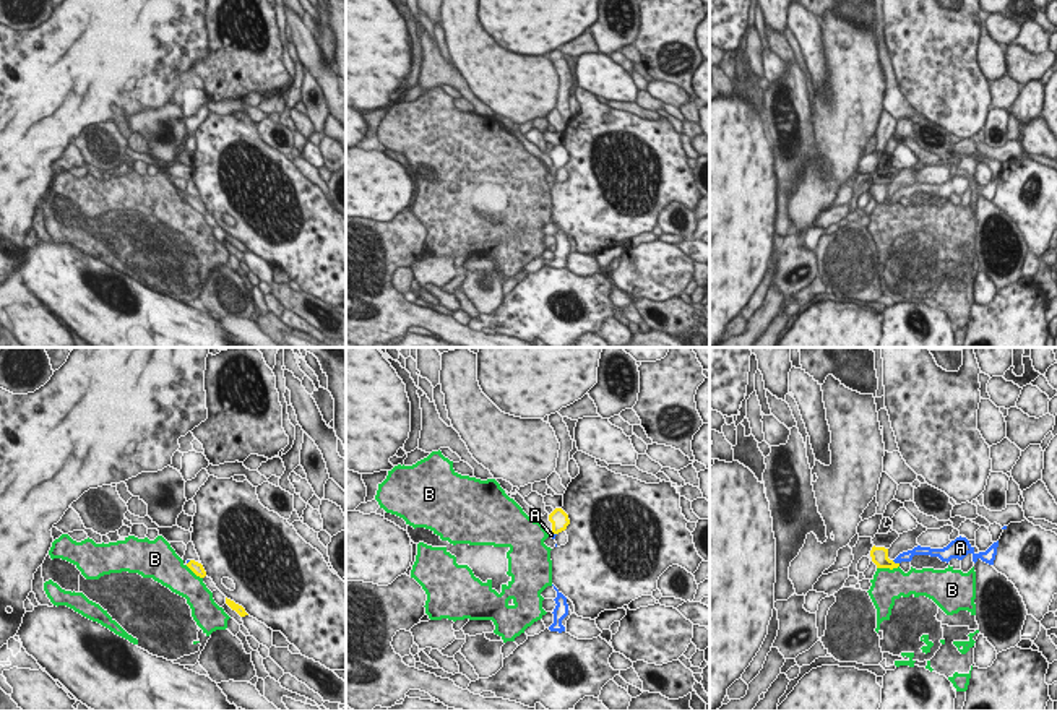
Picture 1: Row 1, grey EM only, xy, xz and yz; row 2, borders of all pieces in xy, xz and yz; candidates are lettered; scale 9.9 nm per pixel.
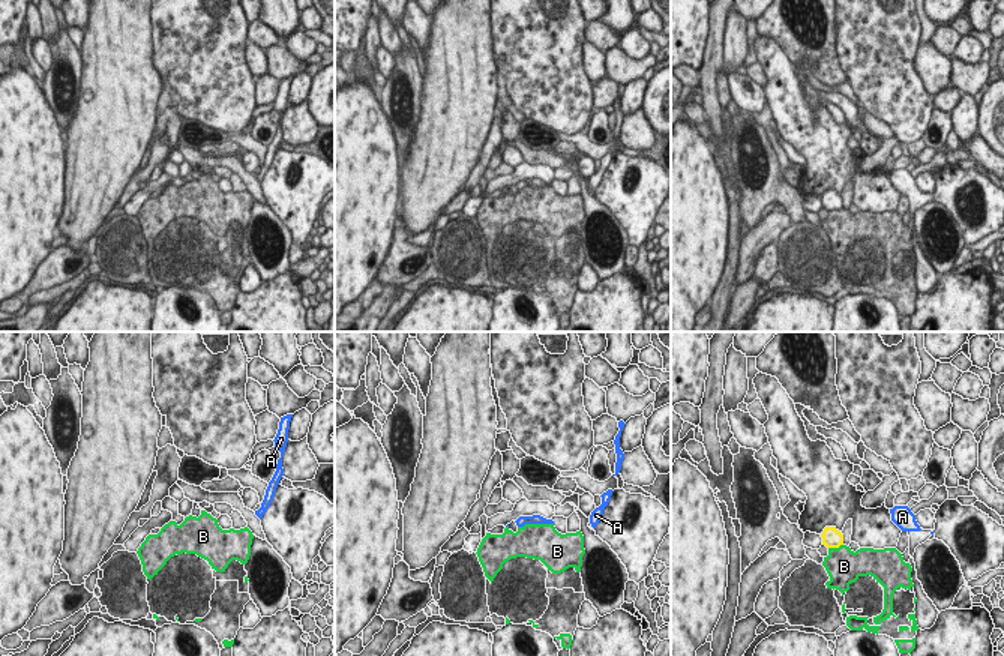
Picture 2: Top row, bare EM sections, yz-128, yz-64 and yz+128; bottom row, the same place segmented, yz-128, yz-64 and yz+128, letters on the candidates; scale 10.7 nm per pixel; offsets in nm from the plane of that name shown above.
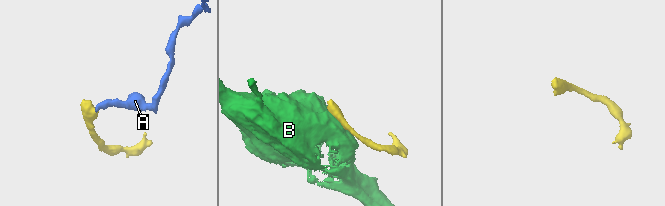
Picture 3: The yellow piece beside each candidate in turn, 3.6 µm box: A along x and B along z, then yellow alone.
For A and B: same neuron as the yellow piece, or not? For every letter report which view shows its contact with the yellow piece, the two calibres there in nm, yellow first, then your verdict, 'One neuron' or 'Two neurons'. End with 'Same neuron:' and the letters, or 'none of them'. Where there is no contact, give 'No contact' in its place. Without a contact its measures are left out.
A: Touches yellow in yz. Thickness 160 nm (yellow) against 100 nm. One neuron
B: Touches yellow in yz. Thickness 160 nm (yellow) against 320 nm. Two neurons
Same neuron: A.

